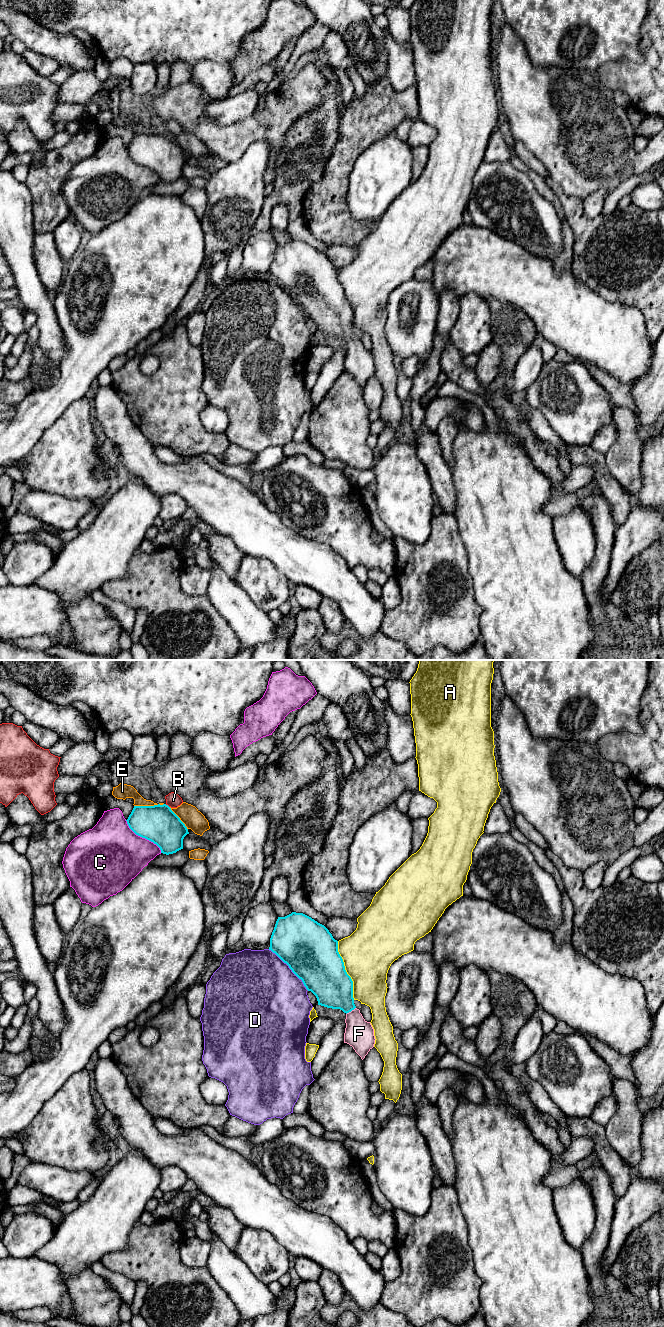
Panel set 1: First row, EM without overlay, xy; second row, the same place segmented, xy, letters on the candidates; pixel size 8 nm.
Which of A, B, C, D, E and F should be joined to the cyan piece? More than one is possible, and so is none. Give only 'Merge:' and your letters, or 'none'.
Merge: F

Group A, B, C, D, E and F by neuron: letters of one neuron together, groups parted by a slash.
A / B / C / D / E / F

